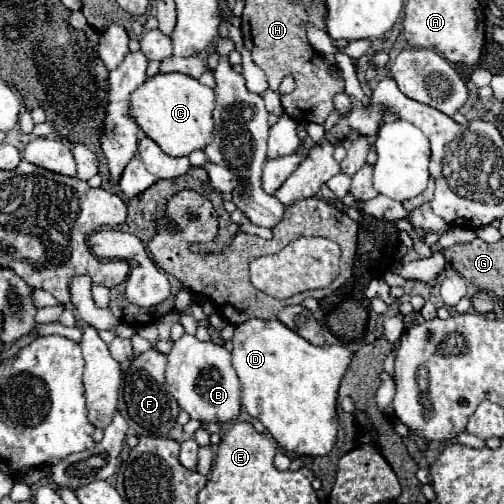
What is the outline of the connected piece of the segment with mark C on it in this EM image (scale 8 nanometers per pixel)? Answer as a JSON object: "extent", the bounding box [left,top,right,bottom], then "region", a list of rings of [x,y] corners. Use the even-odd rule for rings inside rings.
{"extent":[129,73,215,157],"region":[[[157,73],[155,77],[149,77],[143,85],[139,85],[131,93],[131,105],[129,105],[129,117],[137,121],[137,125],[143,129],[143,133],[153,139],[169,157],[183,157],[197,149],[205,149],[205,145],[211,141],[213,135],[213,117],[211,111],[215,107],[215,91],[211,87],[201,85],[195,77],[183,75],[183,73]]]}

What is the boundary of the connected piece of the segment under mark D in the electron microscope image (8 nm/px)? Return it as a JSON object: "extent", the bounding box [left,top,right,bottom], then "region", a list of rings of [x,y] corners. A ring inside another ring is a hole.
{"extent":[233,319,353,457],"region":[[[249,319],[235,327],[233,369],[243,385],[241,405],[259,419],[275,441],[301,457],[327,455],[337,437],[337,389],[353,351],[345,343],[317,347],[279,319]]]}

